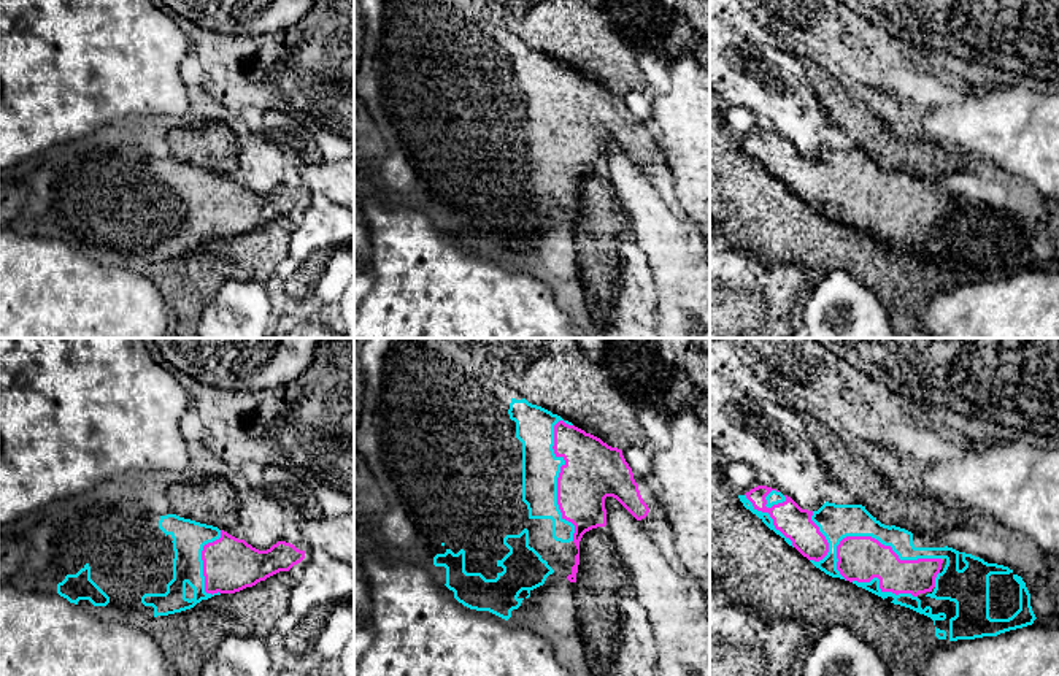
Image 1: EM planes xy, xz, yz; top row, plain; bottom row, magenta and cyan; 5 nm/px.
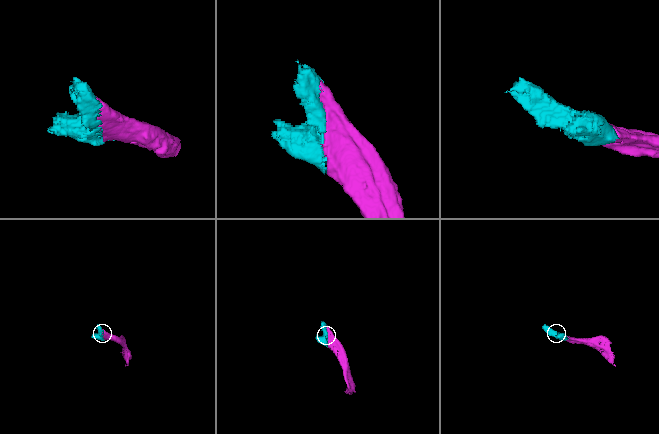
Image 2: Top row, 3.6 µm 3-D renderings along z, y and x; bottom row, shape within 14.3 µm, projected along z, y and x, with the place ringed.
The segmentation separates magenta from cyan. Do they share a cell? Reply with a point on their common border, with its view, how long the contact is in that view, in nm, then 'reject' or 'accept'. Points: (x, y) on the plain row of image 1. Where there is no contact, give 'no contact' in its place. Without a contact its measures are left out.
xz (558, 124) | 600 nm | accept

